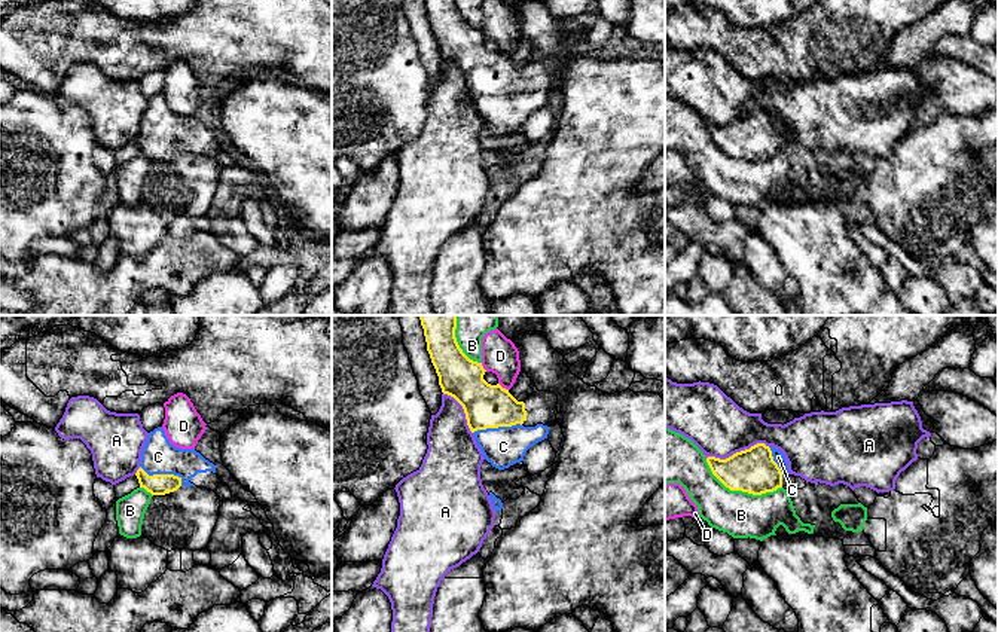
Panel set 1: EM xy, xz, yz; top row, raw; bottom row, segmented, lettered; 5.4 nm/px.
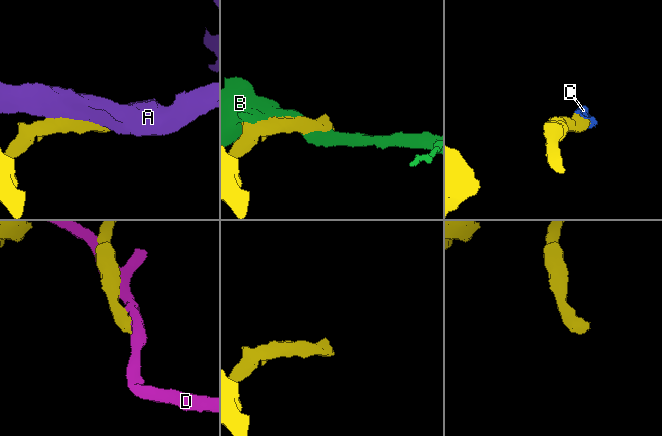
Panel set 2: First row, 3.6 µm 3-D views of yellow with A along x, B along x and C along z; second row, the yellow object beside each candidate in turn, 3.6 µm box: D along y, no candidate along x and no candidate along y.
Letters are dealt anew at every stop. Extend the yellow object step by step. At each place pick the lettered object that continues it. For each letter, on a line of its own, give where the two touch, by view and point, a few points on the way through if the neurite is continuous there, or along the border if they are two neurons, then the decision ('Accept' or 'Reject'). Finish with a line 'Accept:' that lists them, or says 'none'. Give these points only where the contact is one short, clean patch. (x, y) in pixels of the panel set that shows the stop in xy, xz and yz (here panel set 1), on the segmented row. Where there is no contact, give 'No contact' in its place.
A: Touches yellow at yz (738, 452). Reject
B: Touches yellow at yz (741, 489). Reject
C: Touches yellow at xy (164, 475). Path across: xy (158, 484), (164, 475), (164, 467), (158, 457). Accept
D: Touches yellow at xz (501, 387). Reject
Accept: C

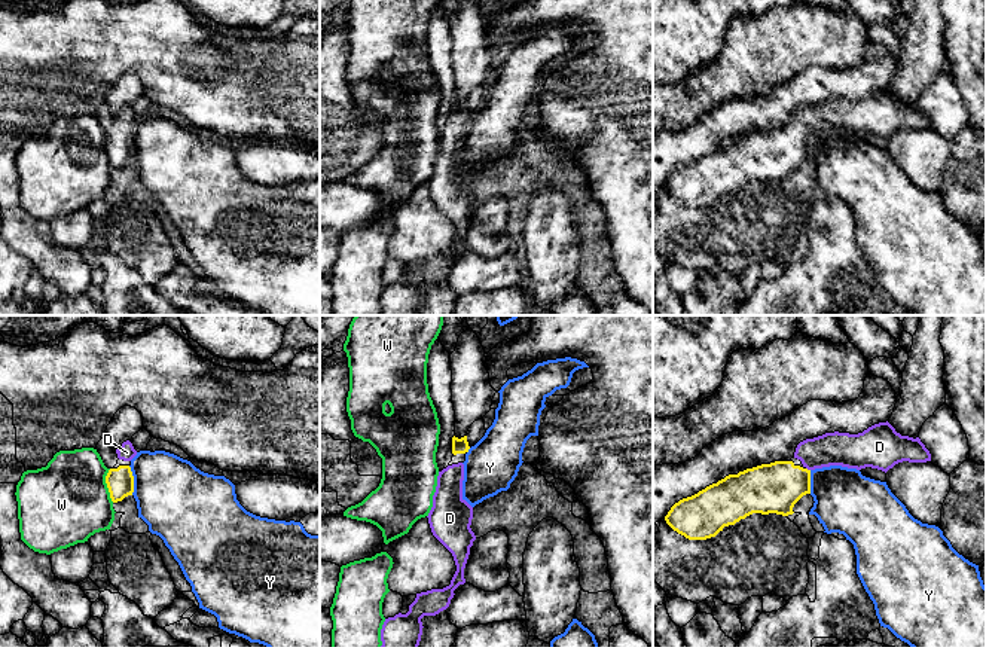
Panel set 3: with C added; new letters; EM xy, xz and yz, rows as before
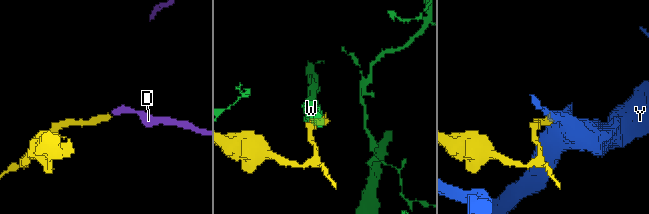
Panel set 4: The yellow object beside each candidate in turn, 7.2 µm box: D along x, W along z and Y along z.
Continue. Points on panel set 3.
D: Touches yellow at yz (806, 469). Path across: yz (769, 488), (793, 482), (806, 469), (824, 451), (845, 449). Accept
W: Touches yellow at xy (107, 485). Reject
Y: Touches yellow at xy (133, 481). Boundary: xy (128, 466), (133, 475), (133, 494). Reject
Accept: D

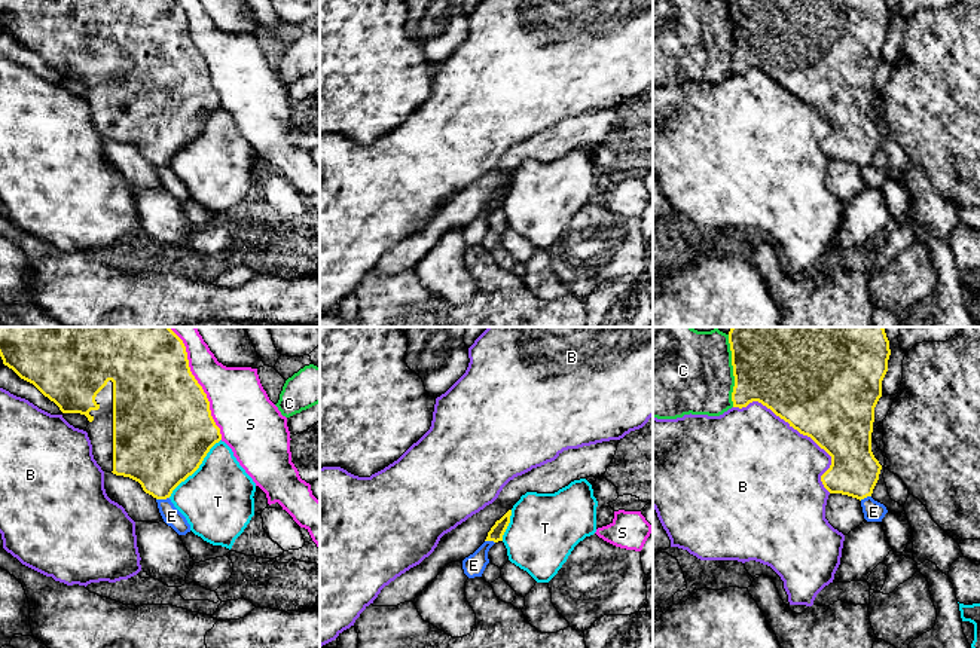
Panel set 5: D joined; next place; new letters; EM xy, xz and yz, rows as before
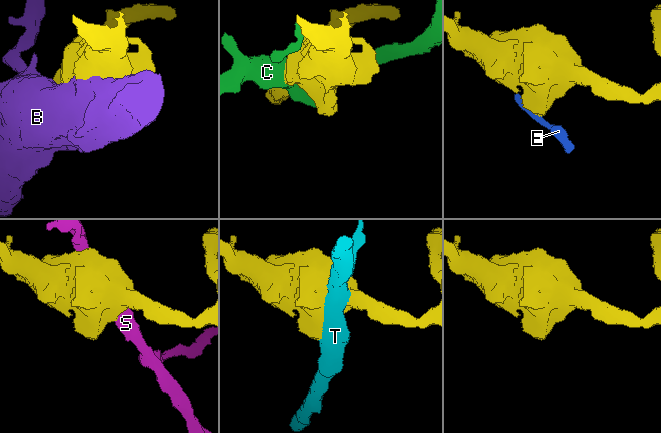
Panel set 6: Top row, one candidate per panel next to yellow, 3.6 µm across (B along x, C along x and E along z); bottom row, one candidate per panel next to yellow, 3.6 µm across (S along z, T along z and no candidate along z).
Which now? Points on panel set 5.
B: Touches yellow at yz (800, 433). Reject
C: Touches yellow at yz (733, 370). Reject
E: Touches yellow at xy (162, 498). Boundary: xy (168, 497), (156, 500). Reject
S: Touches yellow at xy (198, 384). Reject
T: Touches yellow at xy (197, 468). Reject
Accept: none

